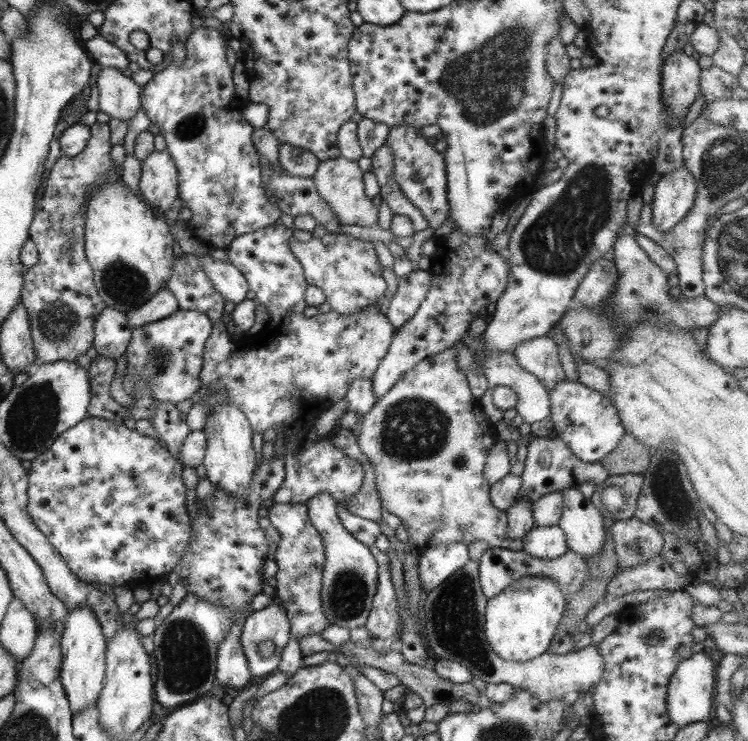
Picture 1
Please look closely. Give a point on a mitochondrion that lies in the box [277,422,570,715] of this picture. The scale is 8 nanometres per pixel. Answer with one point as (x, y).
(454, 613)

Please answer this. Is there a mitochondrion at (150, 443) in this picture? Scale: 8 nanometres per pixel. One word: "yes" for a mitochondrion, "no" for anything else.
no

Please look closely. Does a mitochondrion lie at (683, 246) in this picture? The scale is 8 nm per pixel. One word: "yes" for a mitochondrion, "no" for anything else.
no

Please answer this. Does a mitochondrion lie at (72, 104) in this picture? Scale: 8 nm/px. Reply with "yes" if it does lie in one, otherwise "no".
no

